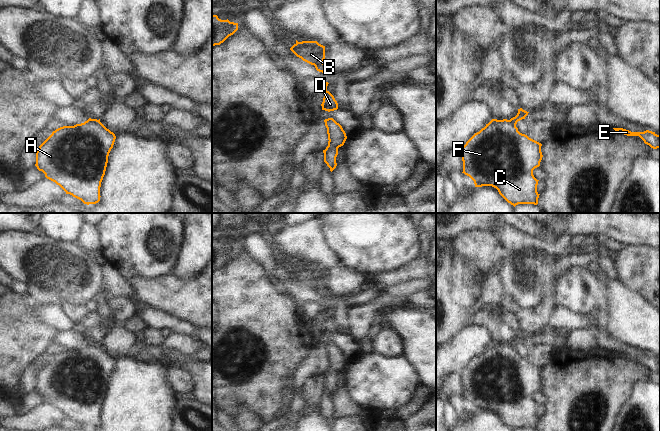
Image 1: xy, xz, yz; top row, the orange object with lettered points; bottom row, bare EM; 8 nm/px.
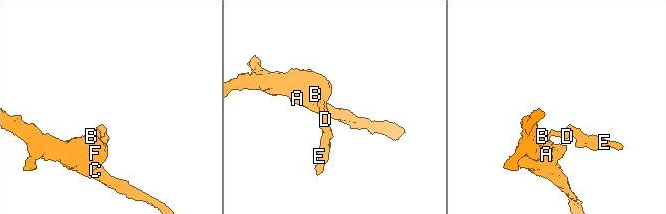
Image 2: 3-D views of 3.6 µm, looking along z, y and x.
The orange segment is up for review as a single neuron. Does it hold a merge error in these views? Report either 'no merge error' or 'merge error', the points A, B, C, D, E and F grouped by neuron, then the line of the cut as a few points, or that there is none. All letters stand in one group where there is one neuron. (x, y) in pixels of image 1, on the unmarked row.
merge error | A B C F / D E | xz (323, 286), (314, 289)

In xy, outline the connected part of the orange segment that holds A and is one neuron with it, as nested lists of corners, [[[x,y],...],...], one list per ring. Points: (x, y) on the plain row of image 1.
[[[91,342],[81,348],[60,351],[37,373],[35,390],[47,403],[59,409],[66,418],[72,419],[84,428],[96,428],[100,425],[101,406],[115,363],[113,356],[101,346]]]

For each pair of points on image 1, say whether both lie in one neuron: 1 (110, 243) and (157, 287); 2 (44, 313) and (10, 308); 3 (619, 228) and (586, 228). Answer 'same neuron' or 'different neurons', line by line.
1: different neurons
2: different neurons
3: same neuron

